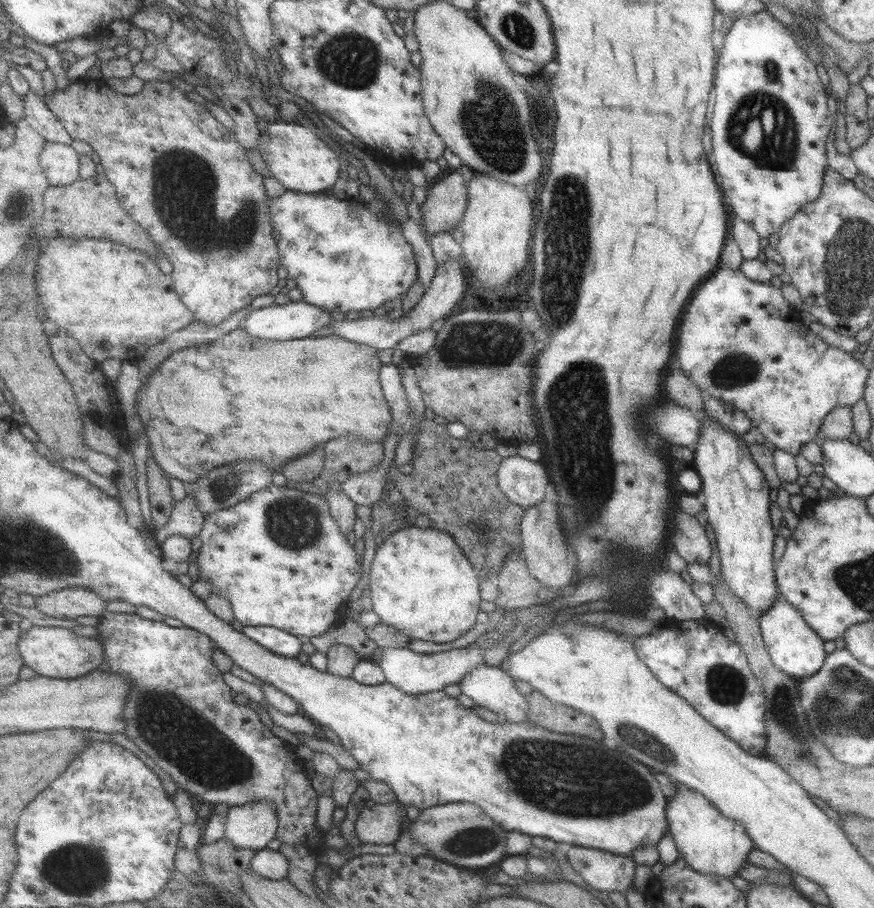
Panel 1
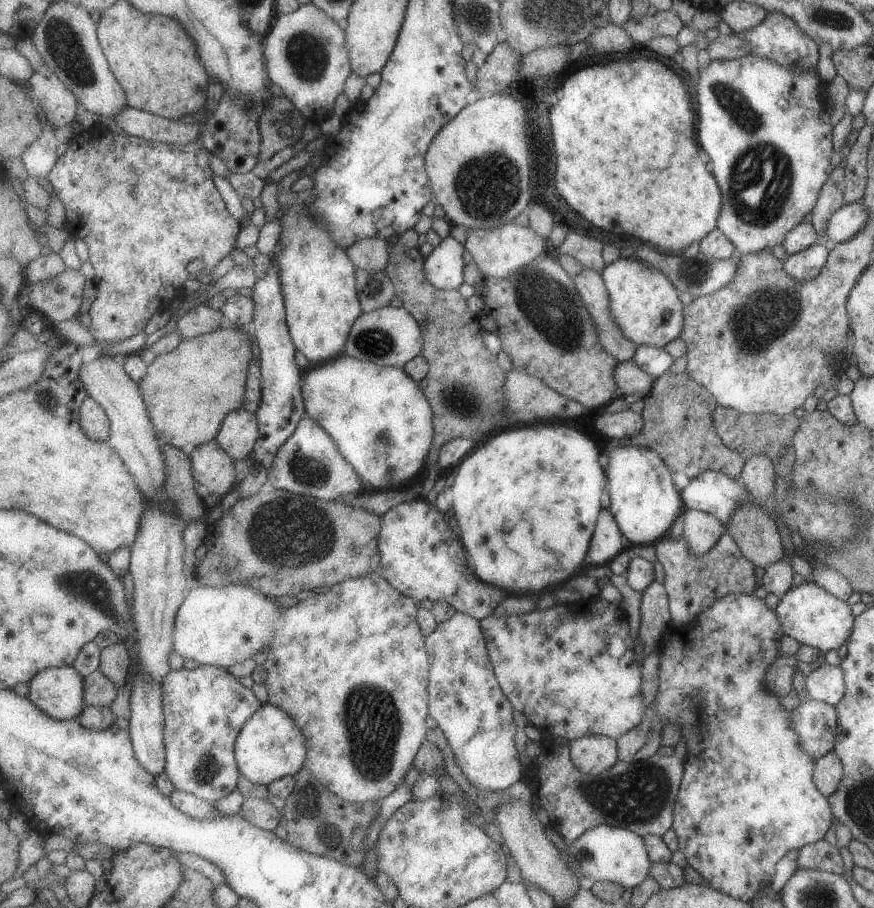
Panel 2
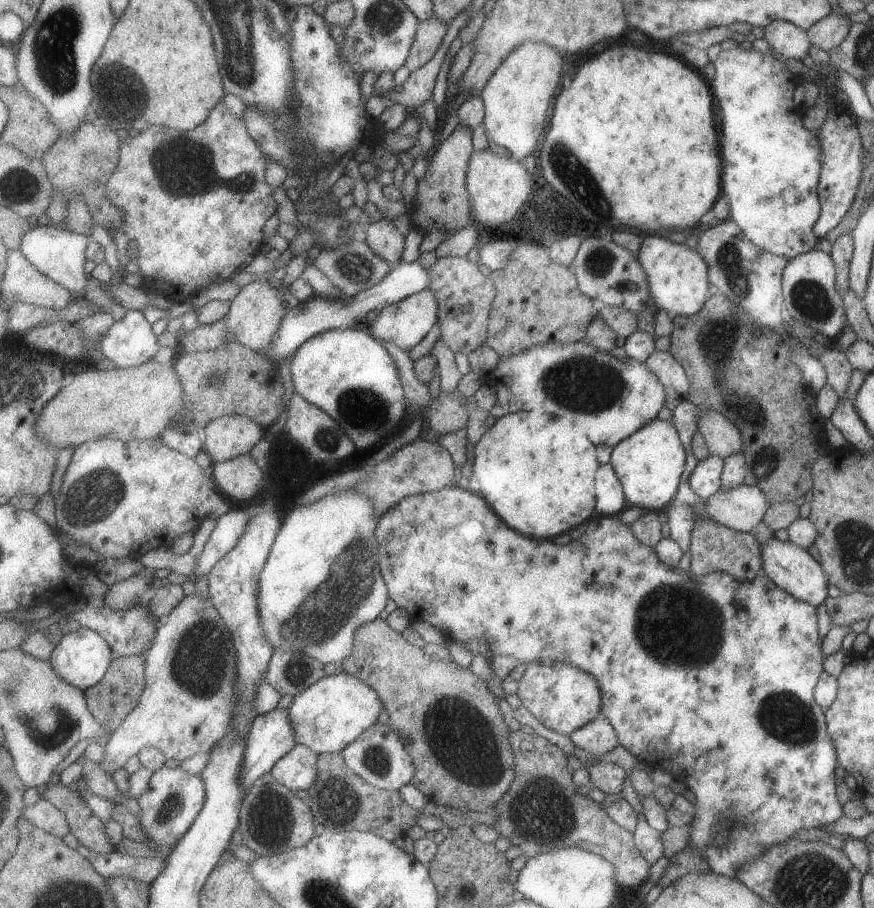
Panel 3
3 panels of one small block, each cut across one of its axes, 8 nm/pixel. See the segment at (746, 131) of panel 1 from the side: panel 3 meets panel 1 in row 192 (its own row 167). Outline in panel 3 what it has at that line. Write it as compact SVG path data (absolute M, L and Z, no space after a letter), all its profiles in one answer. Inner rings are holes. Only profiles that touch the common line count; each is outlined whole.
M741 47L719 52L712 64L715 75L709 81L709 86L715 108L719 106L717 114L721 114L723 130L719 140L722 166L720 194L727 199L729 219L743 231L743 236L768 253L790 259L810 251L818 239L812 226L820 215L816 186L821 151L815 135L803 127L801 118L795 114L796 106L792 97L796 87L793 82L795 75L773 55L753 49L747 51ZM787 186L793 186L799 194L795 204L786 204L781 198L781 190Z

